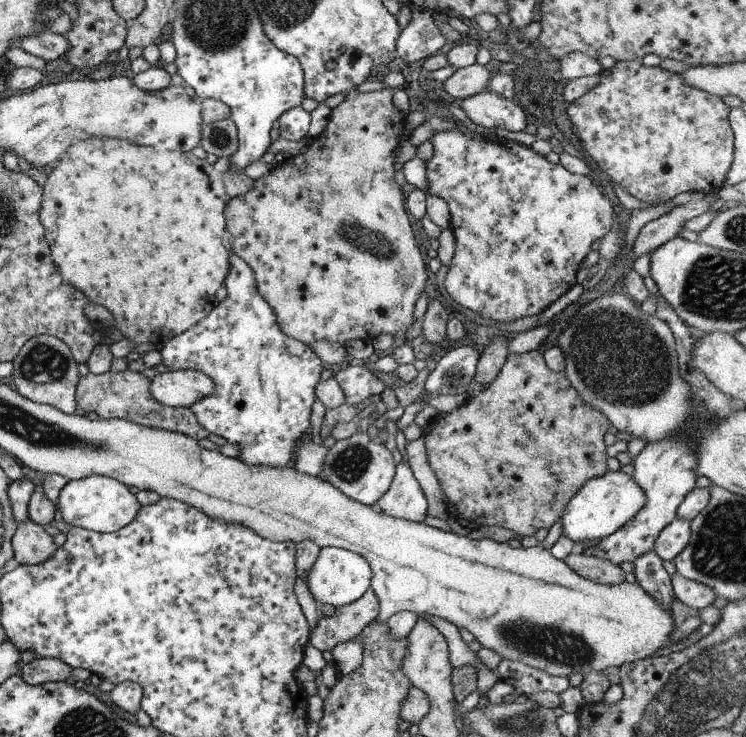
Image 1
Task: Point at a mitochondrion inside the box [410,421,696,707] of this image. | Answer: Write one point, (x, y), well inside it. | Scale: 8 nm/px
(553, 645)

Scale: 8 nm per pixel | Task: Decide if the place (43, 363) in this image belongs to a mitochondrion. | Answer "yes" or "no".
yes

